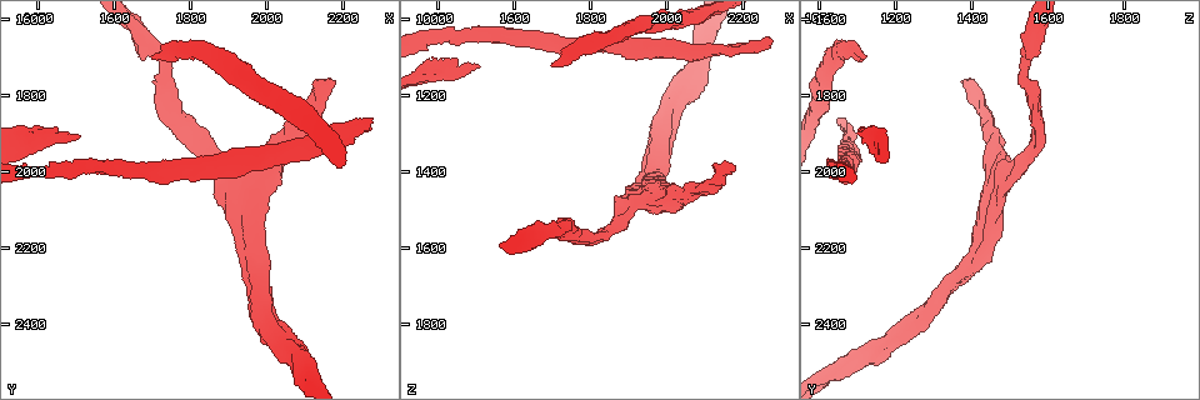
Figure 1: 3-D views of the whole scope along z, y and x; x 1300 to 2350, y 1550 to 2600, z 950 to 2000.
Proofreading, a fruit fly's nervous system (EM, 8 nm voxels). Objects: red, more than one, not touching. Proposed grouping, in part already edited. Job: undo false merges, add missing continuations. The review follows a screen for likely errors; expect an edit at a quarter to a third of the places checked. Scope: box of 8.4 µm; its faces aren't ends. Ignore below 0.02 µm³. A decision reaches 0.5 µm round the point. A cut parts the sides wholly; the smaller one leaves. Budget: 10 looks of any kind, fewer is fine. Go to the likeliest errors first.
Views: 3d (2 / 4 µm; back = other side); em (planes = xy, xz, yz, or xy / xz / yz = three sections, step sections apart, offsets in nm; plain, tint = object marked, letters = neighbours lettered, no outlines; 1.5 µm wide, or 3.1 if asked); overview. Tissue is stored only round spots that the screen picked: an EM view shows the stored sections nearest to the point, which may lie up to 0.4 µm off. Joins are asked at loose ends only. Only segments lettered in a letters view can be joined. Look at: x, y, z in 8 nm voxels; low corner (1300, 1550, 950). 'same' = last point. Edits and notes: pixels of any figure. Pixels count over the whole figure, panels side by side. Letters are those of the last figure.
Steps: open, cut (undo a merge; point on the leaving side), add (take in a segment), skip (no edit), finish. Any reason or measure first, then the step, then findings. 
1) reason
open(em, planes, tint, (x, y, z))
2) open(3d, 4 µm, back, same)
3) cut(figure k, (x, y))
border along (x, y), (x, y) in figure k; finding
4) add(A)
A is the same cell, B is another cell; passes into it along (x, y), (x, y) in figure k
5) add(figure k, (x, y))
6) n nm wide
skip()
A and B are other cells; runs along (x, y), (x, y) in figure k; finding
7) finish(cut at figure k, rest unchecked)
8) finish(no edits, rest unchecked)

open(3d, 2 µm, (2175, 1765, 1390))

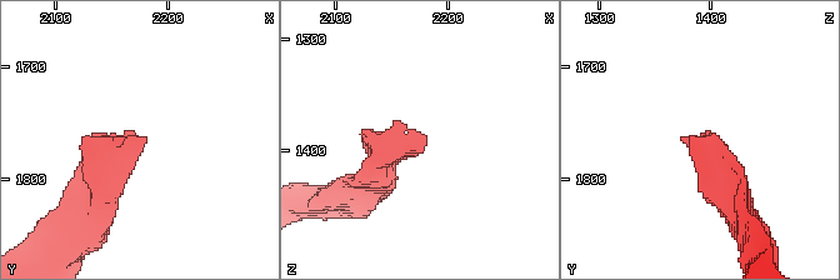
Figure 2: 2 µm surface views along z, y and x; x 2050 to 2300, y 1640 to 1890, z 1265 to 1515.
open(em, yz, step 4, letters, (2180, 1762, 1386))

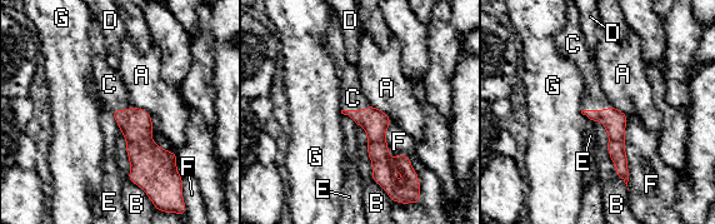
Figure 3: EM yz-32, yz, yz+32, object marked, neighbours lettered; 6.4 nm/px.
open(em, planes, letters, same)

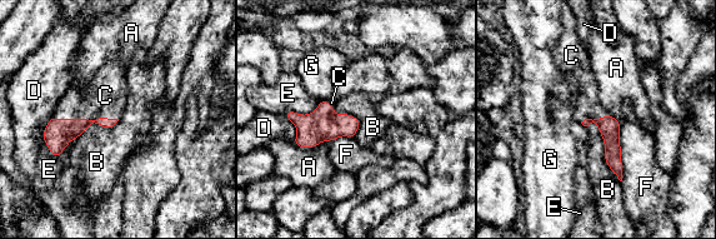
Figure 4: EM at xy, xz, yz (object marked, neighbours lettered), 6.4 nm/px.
B touches over 440 nm
add(C)
C is the same cell, A, B, D, E, F and G are other cells; passes into it along (58, 133), (85, 119), (105, 95) in figure 4; it goes on there

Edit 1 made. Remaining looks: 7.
long arm stops here
open(3d, 2 µm, back, (2270, 1870, 1045))

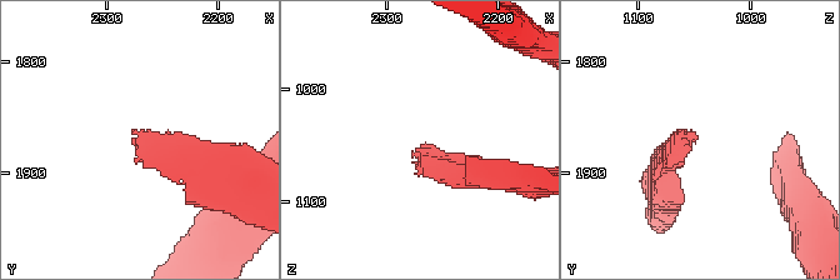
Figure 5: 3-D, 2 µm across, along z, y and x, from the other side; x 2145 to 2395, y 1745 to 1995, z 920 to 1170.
shape alone is not enough
open(em, xy, step 8, letters, (2268, 1864, 1048))

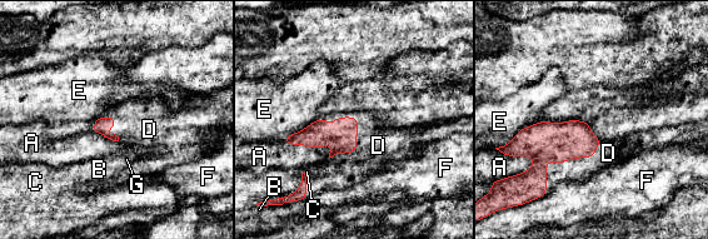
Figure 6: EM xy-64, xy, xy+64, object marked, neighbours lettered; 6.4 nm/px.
120 nm wide
add(D)
D is the same cell, A, B, C, E, F and G are other cells; the neuron continues

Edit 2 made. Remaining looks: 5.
open(overview)

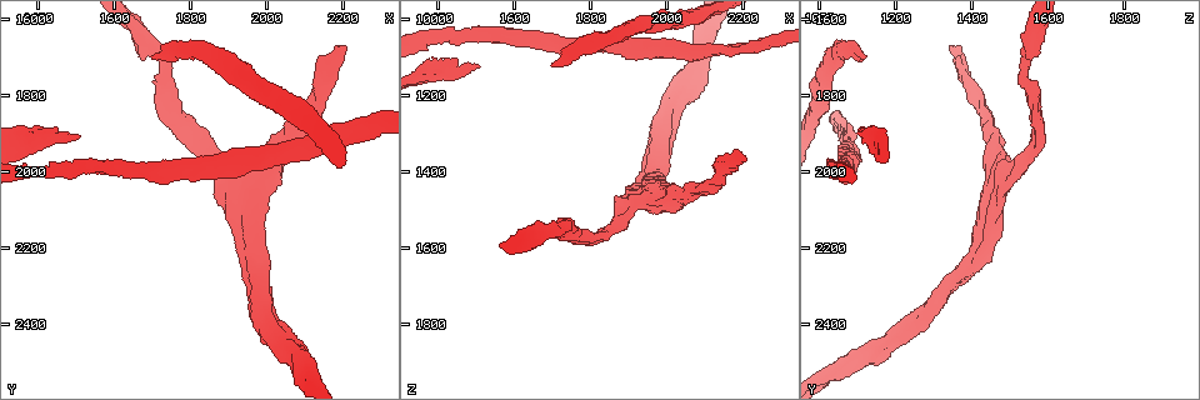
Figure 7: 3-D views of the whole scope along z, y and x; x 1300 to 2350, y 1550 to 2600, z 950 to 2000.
branch stops here
open(em, planes, letters, (1695, 1705, 1115))

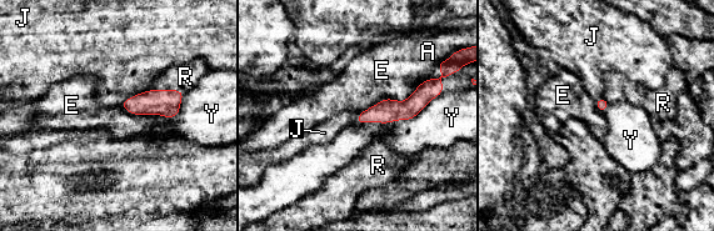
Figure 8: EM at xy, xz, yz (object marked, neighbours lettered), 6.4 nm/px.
Y touches over 550 nm
add(R)
R is the same cell, A, E, J and Y are other cells; the neuron continues

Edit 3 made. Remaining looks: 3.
an open end
open(em, planes, letters, (1860, 2040, 1495))

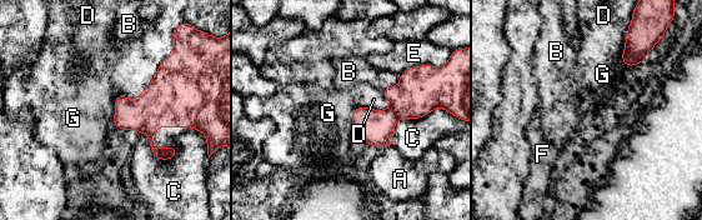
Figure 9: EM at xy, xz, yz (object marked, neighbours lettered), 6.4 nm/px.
D touches over 480 nm
skip()
A, B, C, D, E, F and G are other cells; border along (620, 55), (627, 65), (643, 60) in figure 9; no lettered segment goes on from it

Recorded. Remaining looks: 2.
finish(add at figure 4, add at figure 6, add at figure 8, rest unchecked)

